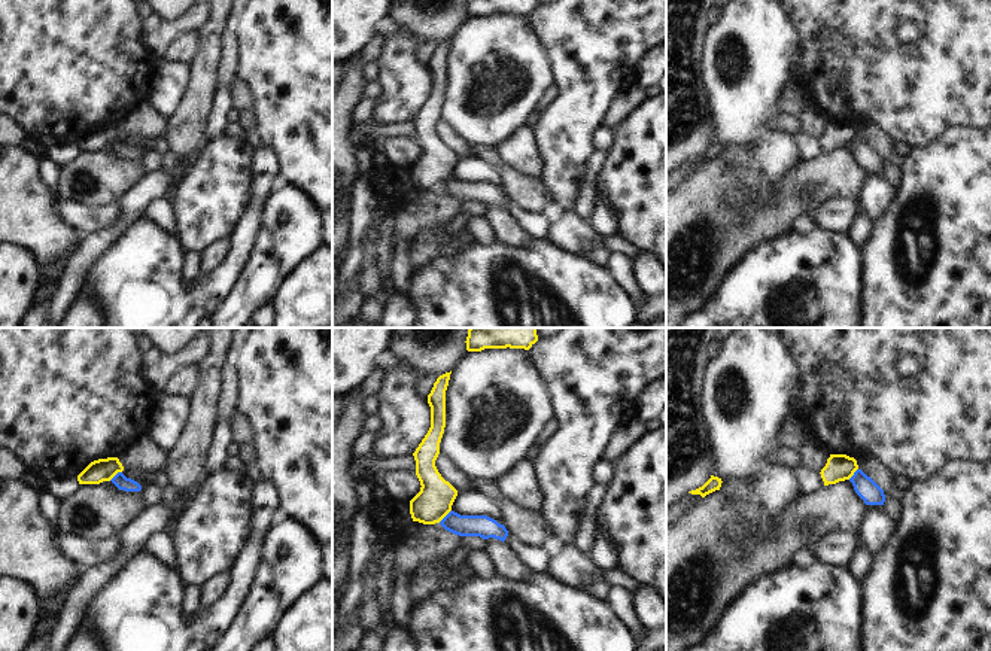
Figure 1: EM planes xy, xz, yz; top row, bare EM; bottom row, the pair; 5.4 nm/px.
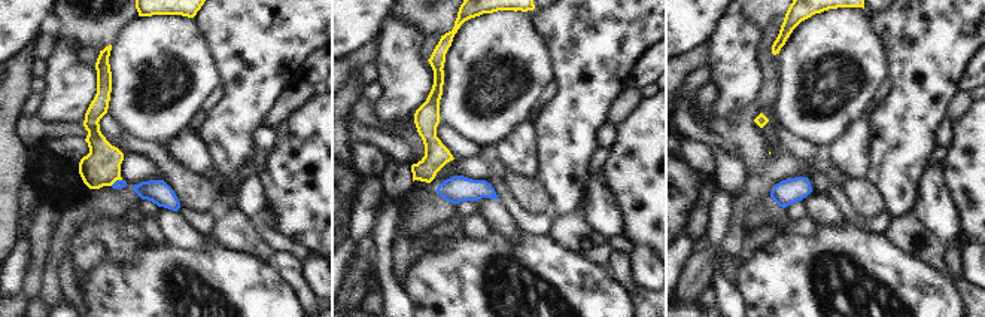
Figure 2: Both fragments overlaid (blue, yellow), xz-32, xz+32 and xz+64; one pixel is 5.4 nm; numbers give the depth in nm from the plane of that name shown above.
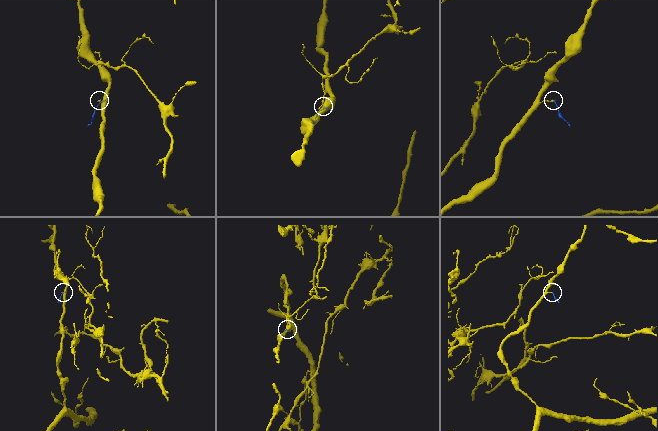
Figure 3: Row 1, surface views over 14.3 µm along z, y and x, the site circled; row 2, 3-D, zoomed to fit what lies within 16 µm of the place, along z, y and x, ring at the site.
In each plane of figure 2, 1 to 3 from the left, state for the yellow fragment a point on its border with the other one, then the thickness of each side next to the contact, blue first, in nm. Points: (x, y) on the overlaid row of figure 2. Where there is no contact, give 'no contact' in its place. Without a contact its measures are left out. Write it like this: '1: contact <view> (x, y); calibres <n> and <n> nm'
1: contact xz-32 (116, 180); calibres 50 and 200 nm
2: no contact
3: no contact

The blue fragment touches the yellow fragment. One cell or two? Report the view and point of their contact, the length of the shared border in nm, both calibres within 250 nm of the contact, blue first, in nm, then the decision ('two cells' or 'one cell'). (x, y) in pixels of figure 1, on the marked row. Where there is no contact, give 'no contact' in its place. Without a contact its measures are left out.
xy (116, 474) | 90 nm | 80/130 nm | two cells

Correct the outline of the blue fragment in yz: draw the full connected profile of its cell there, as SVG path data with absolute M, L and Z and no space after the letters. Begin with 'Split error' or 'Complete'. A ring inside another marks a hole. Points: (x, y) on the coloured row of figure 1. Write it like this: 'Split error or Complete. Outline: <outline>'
Complete. Outline: M857 469L849 478L855 493L864 501L866 505L884 505L884 490L861 469Z

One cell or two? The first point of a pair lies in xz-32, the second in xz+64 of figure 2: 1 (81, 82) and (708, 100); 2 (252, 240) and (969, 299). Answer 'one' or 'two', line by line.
1: two
2: one

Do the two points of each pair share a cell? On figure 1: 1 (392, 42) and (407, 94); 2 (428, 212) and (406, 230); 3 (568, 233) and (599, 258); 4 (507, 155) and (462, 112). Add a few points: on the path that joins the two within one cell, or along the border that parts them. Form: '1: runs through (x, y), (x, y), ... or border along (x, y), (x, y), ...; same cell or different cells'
1: runs through (397, 55), (397, 69), (403, 81); same cell
2: runs through (422, 213), (412, 224); same cell
3: runs through (575, 236), (592, 251); same cell
4: border along (525, 124), (494, 146); different cells

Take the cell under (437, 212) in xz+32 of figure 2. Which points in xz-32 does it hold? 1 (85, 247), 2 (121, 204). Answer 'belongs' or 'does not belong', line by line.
1: does not belong
2: belongs

